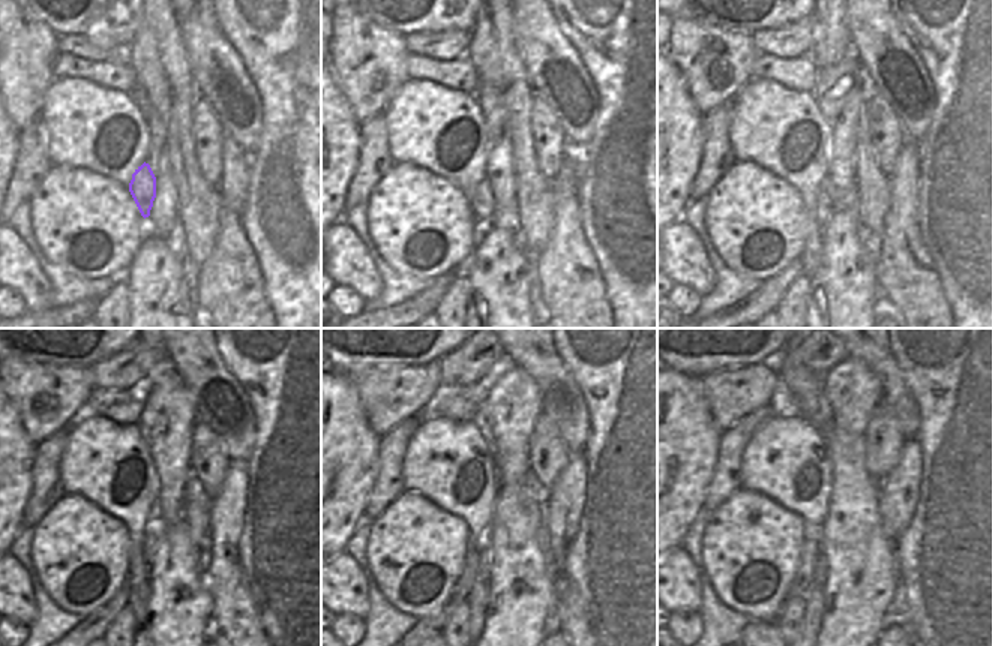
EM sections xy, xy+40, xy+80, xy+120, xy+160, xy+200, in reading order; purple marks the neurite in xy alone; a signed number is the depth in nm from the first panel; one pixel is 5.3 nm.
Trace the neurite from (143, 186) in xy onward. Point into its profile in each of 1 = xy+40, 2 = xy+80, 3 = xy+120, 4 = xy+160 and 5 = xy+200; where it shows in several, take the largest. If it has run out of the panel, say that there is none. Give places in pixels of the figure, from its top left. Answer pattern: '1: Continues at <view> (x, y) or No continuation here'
1: Continues at xy+40 (482, 203)
2: Continues at xy+80 (824, 206)
3: Continues at xy+120 (150, 540)
4: Continues at xy+160 (483, 547)
5: Continues at xy+200 (821, 570).

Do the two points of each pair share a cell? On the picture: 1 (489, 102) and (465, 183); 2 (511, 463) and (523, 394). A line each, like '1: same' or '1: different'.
1: different
2: same

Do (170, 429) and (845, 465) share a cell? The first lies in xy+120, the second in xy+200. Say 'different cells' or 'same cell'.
different cells

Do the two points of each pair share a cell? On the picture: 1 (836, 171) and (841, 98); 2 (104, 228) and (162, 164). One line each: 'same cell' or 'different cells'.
1: same cell
2: different cells

